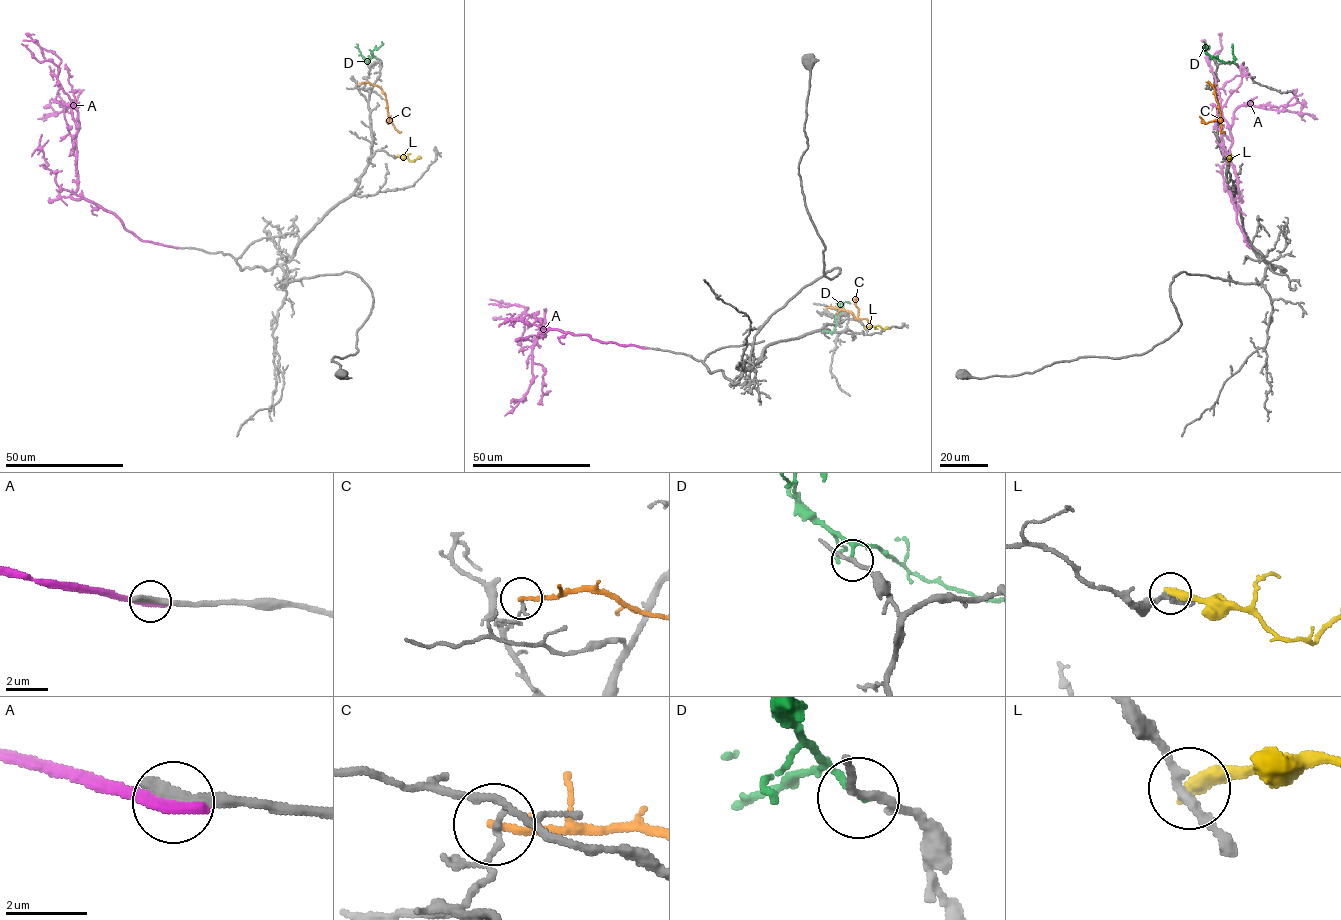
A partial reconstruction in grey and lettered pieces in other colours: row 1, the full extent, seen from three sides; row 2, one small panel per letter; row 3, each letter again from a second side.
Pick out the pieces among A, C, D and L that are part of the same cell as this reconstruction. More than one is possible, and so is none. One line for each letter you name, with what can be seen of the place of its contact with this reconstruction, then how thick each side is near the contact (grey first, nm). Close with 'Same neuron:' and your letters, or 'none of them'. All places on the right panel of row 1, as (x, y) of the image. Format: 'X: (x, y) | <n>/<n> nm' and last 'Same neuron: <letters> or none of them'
Same neuron: none of them

